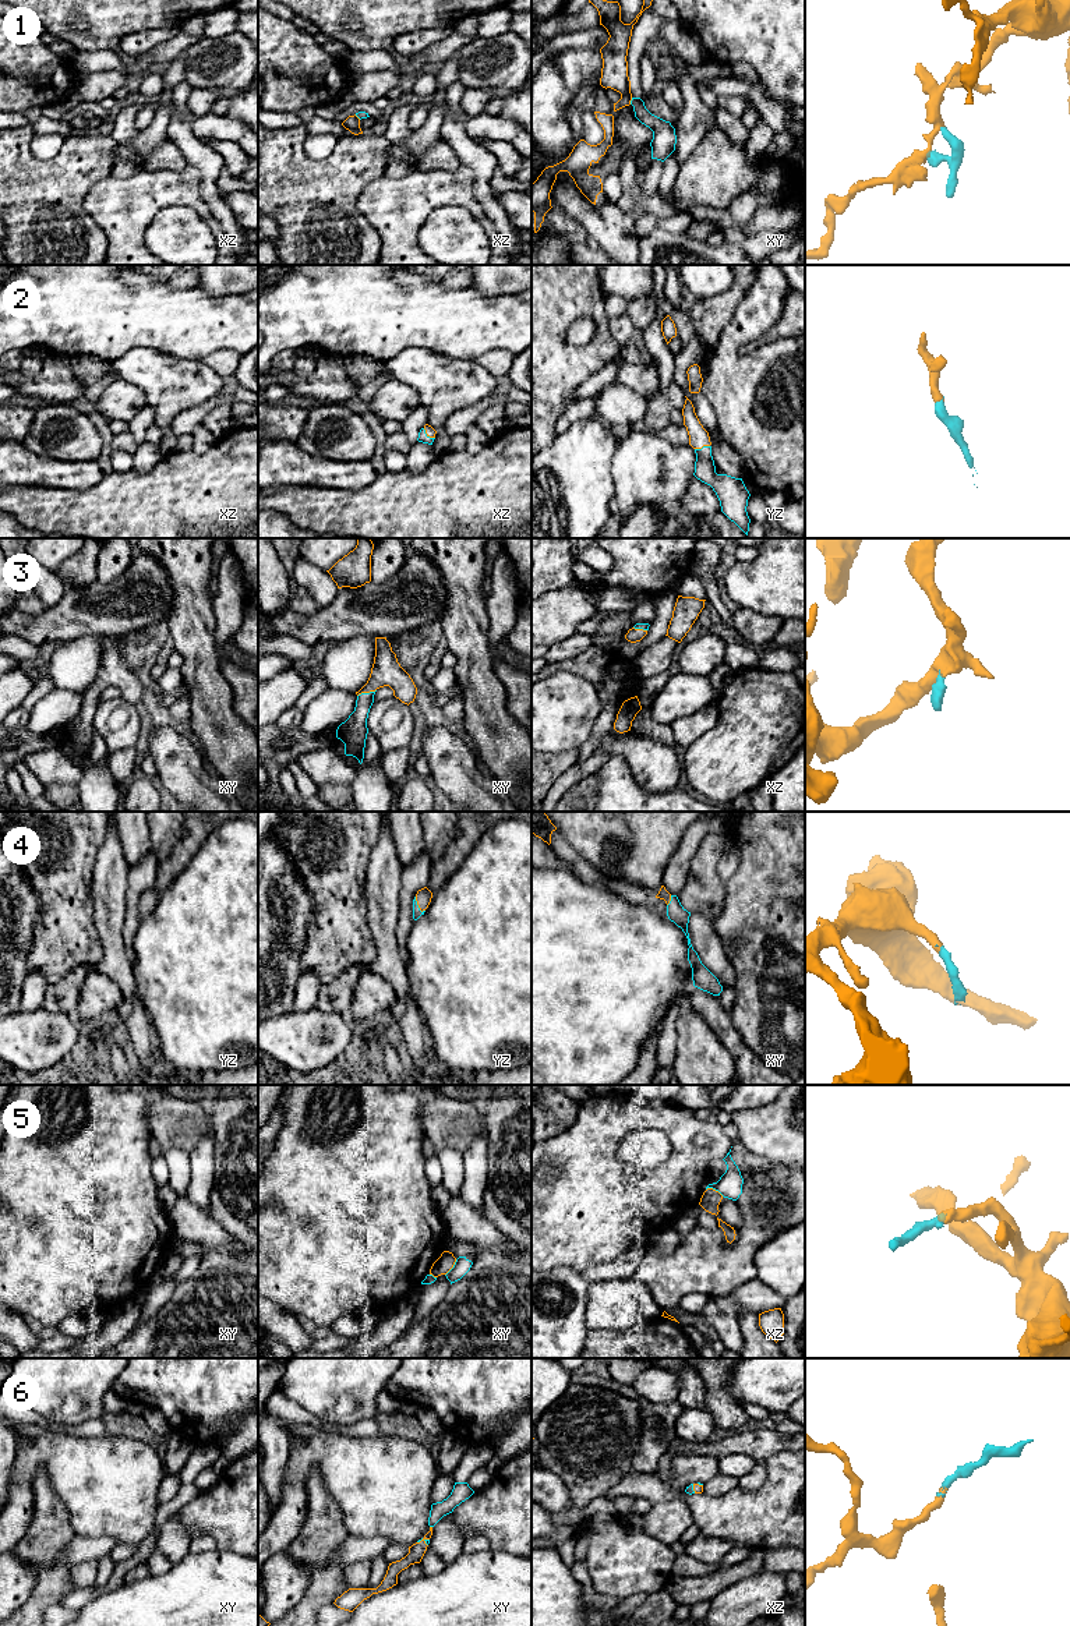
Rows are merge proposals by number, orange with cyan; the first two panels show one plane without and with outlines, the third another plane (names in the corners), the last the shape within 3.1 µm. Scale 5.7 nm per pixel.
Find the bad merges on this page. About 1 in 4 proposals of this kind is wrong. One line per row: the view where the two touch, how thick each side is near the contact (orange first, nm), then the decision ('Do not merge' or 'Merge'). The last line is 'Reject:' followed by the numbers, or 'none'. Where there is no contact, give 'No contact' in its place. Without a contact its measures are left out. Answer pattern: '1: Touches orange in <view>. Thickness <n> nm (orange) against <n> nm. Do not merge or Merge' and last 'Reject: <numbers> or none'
1: Touches orange in xy. Thickness 160 nm (orange) against 110 nm. Do not merge
2: Touches orange in yz. Thickness 110 nm (orange) against 130 nm. Merge
3: Touches orange in xy. Thickness 170 nm (orange) against 160 nm. Merge
4: Touches orange in yz. Thickness 90 nm (orange) against 50 nm. Merge
5: Touches orange in xz. Thickness 120 nm (orange) against 140 nm. Do not merge
6: Touches orange in xy. Thickness 90 nm (orange) against 30 nm. Merge
Reject: 1, 5

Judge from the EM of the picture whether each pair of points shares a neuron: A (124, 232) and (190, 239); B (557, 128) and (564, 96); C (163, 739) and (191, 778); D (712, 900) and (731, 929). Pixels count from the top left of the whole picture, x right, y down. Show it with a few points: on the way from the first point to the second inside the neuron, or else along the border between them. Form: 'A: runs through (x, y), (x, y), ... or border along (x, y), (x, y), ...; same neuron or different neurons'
A: border along (165, 208), (155, 215), (145, 233), (148, 250); different neurons
B: runs through (557, 120), (557, 105); same neuron
C: runs through (172, 749), (177, 755), (182, 769); same neuron
D: border along (726, 890), (726, 902), (719, 914); different neurons

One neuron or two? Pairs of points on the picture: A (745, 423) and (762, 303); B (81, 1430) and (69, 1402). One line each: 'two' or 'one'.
A: one
B: two

